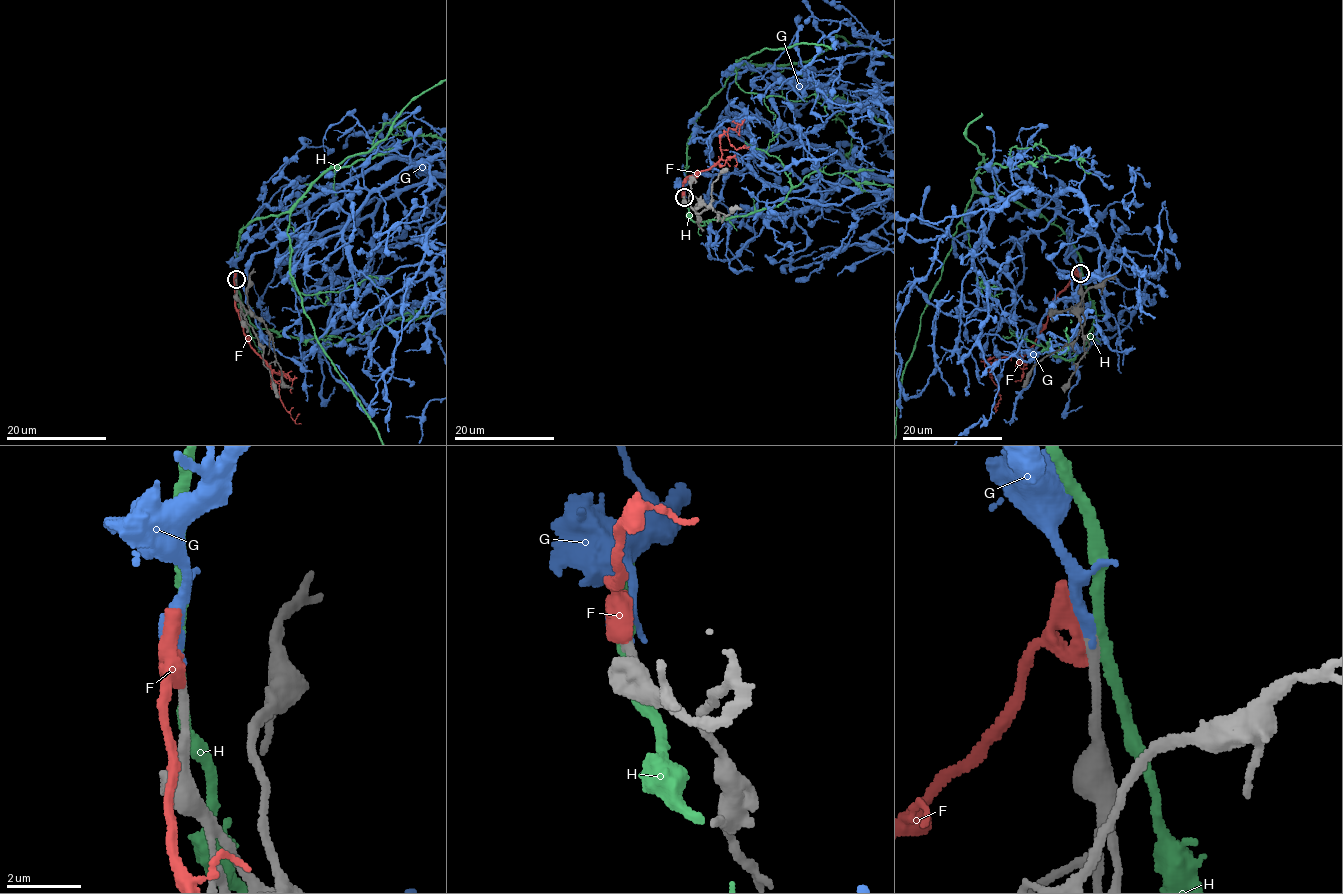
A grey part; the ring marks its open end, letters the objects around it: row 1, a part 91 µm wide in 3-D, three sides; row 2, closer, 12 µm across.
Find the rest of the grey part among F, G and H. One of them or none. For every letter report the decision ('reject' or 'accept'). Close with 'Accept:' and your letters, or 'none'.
F: reject
G: accept
H: reject
Accept: G

